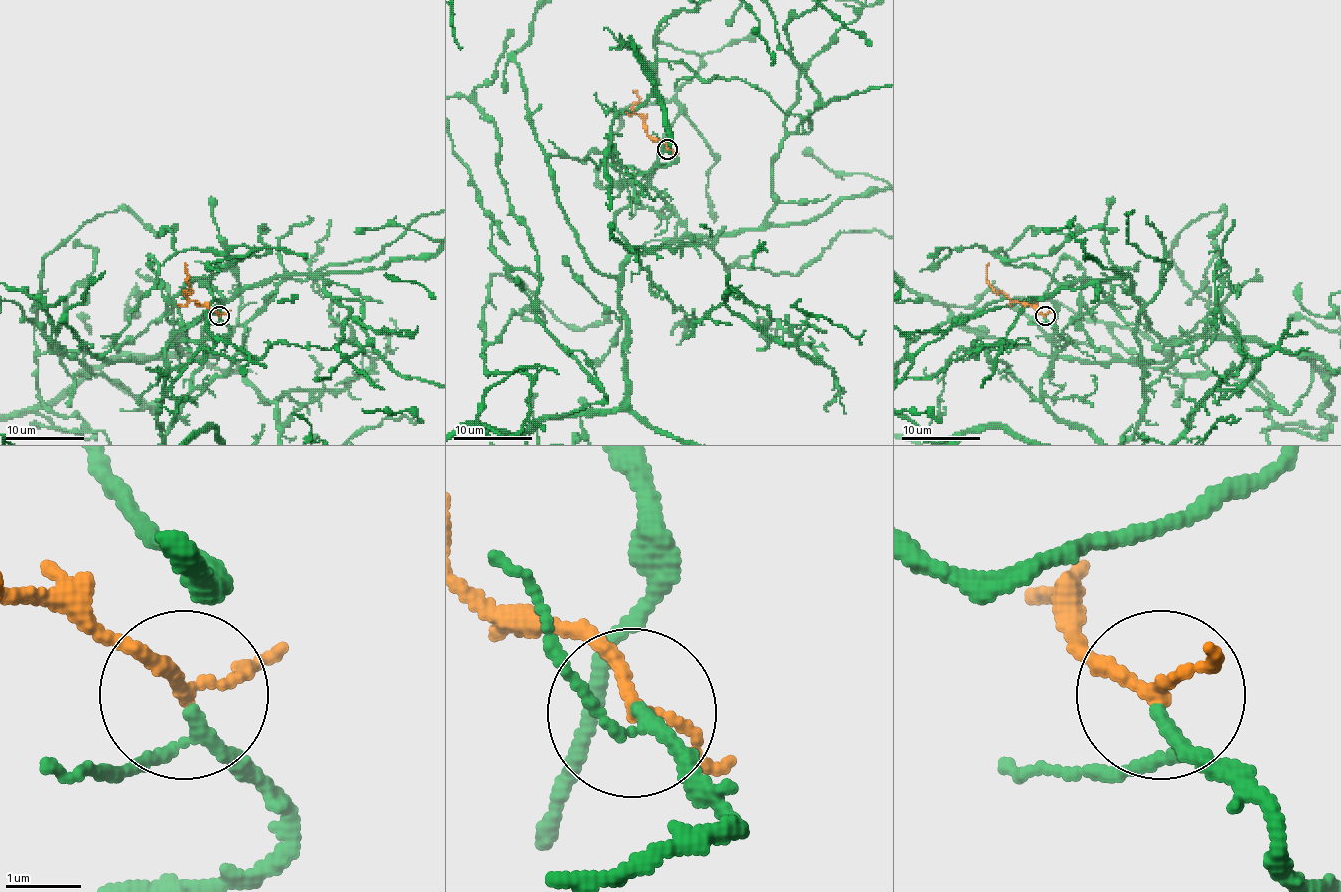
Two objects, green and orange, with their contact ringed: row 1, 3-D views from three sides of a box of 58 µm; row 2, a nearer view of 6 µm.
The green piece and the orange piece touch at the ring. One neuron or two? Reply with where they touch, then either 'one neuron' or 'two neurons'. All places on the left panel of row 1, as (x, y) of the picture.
(219, 316) | one neuron

